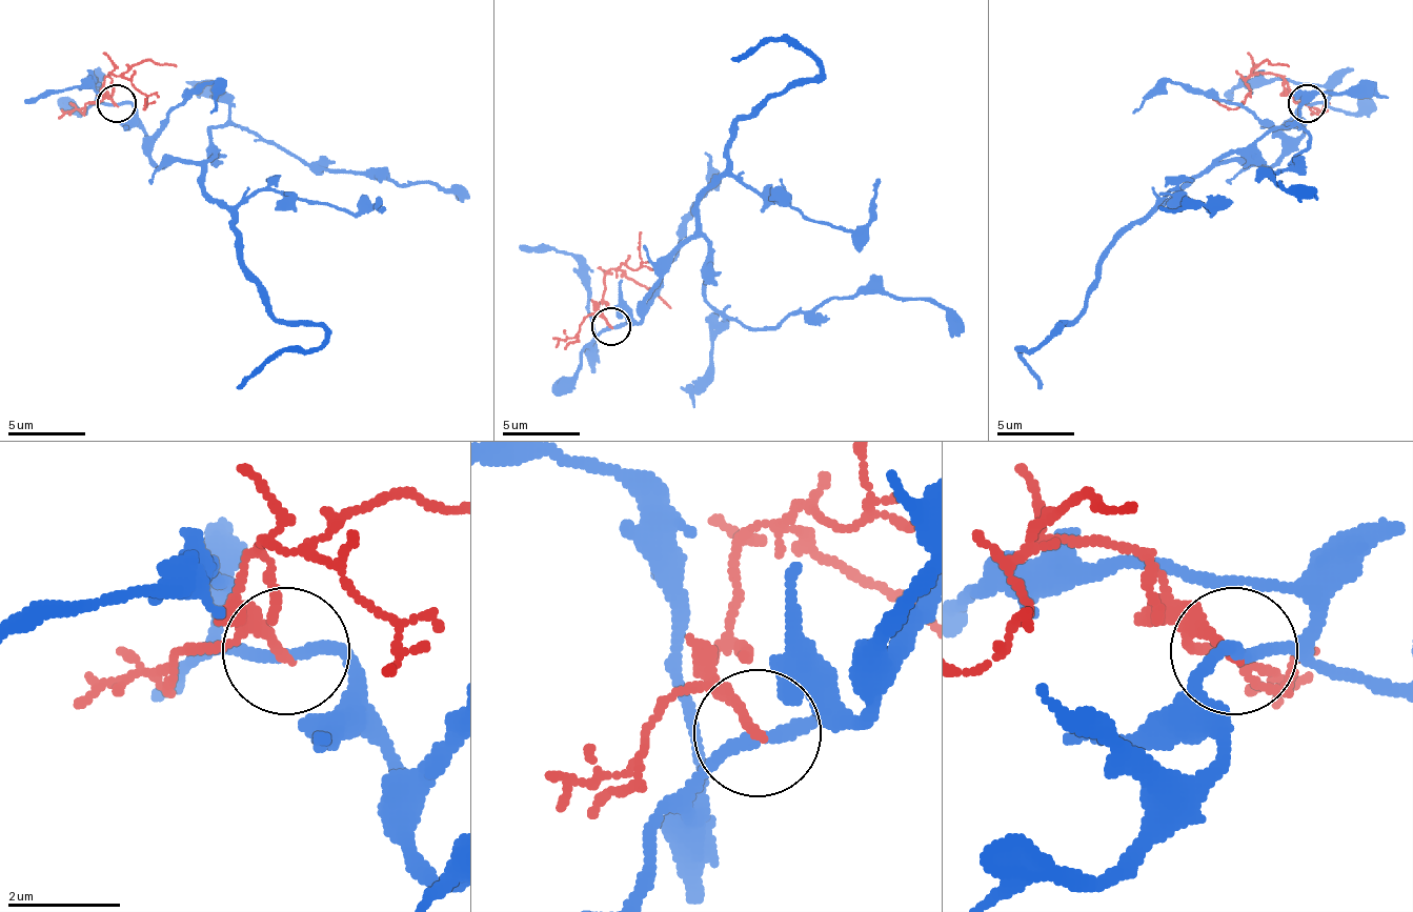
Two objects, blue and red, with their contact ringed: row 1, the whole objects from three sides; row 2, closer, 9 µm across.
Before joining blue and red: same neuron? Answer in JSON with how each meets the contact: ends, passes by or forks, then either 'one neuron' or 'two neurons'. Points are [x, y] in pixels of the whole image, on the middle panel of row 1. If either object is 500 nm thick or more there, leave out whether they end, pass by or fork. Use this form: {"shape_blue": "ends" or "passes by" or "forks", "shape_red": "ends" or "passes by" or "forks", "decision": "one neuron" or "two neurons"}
{"shape_blue": "passes by", "shape_red": "ends", "decision": "two neurons"}

